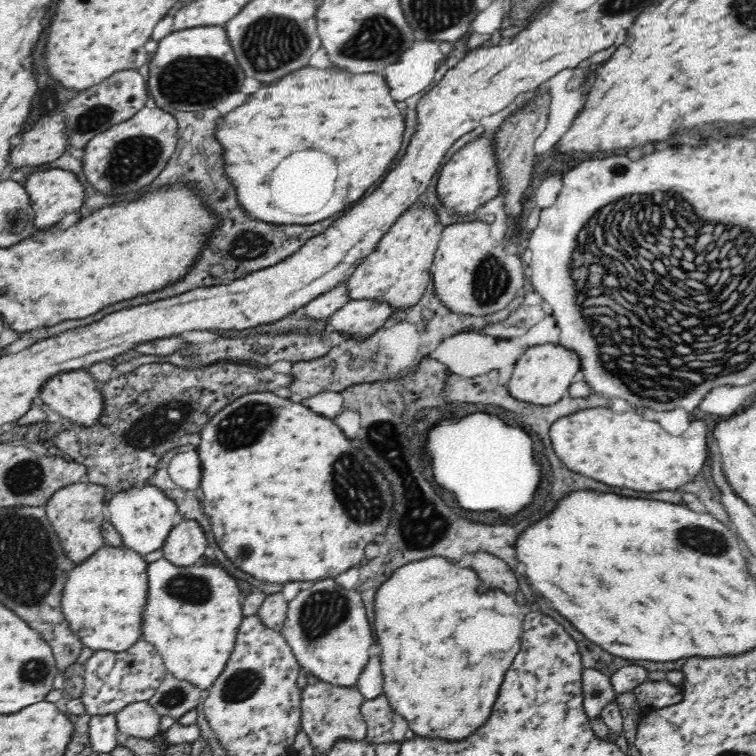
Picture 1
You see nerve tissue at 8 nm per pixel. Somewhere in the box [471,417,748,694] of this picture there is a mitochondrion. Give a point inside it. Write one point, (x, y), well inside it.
(706, 542)

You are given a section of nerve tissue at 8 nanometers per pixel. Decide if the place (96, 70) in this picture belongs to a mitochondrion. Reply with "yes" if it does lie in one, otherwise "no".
no

